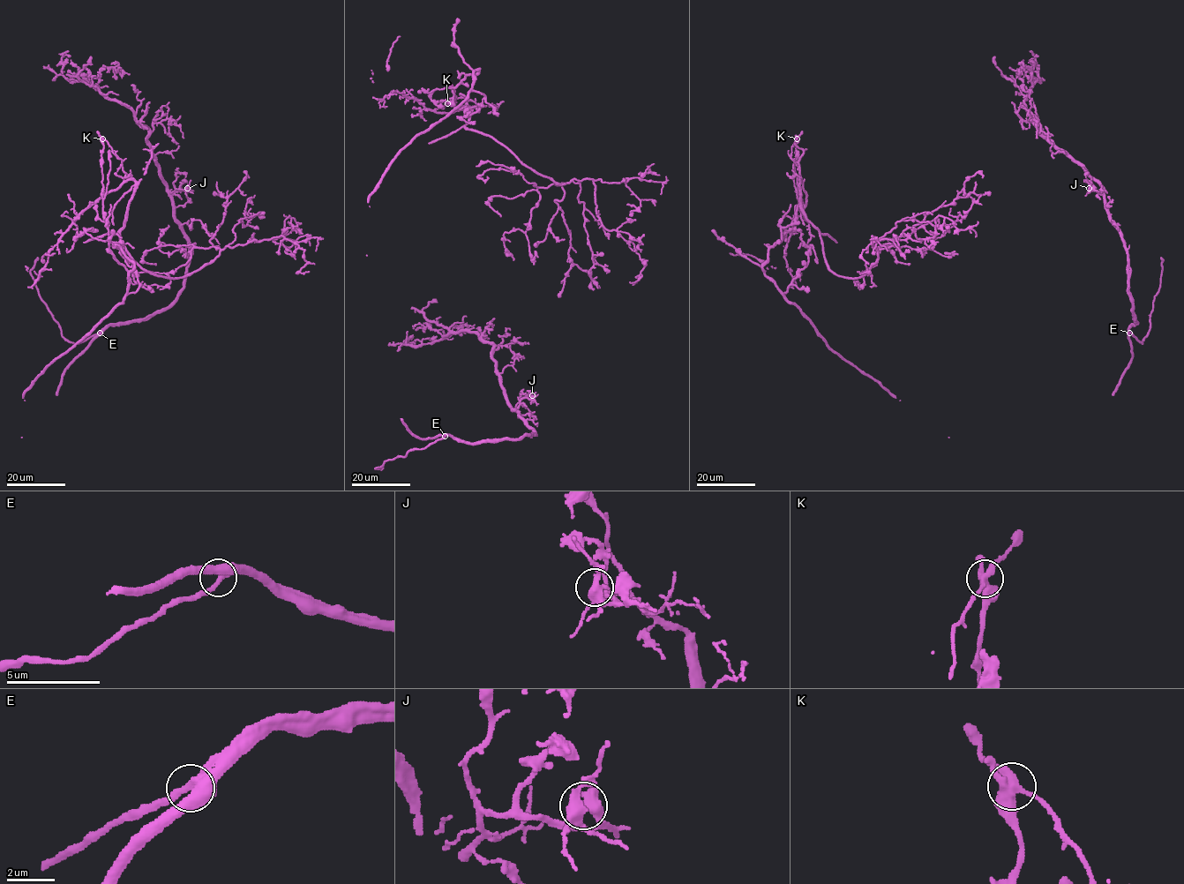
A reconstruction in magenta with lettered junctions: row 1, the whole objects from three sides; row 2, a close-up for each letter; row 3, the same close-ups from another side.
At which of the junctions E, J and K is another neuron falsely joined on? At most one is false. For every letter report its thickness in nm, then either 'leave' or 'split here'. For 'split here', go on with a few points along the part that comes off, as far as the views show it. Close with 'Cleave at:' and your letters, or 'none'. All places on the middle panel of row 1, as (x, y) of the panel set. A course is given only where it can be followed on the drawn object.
E: 360 nm | leave
J: 360 nm | leave
K: 420 nm | split here | (447, 103), (480, 106), (467, 128), (558, 183), (593, 180), (600, 221), (642, 263), (629, 281)
Cleave at: K

